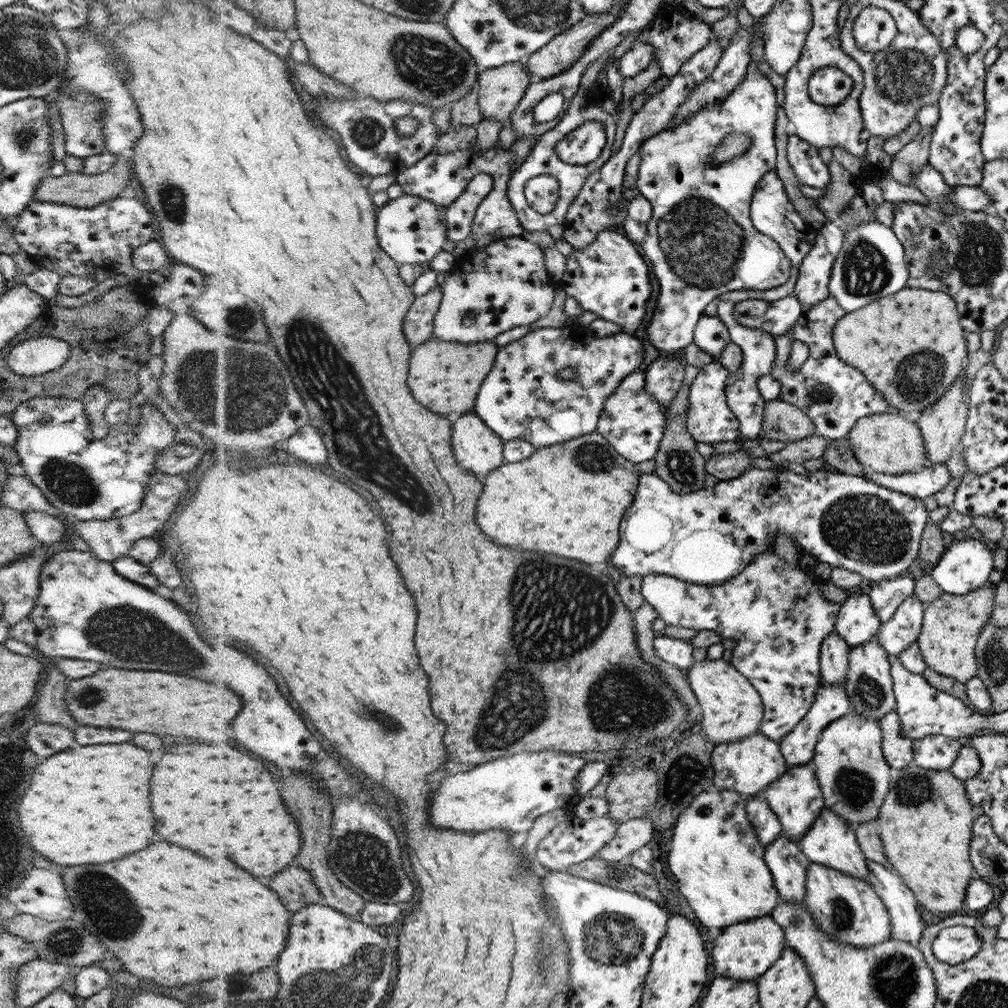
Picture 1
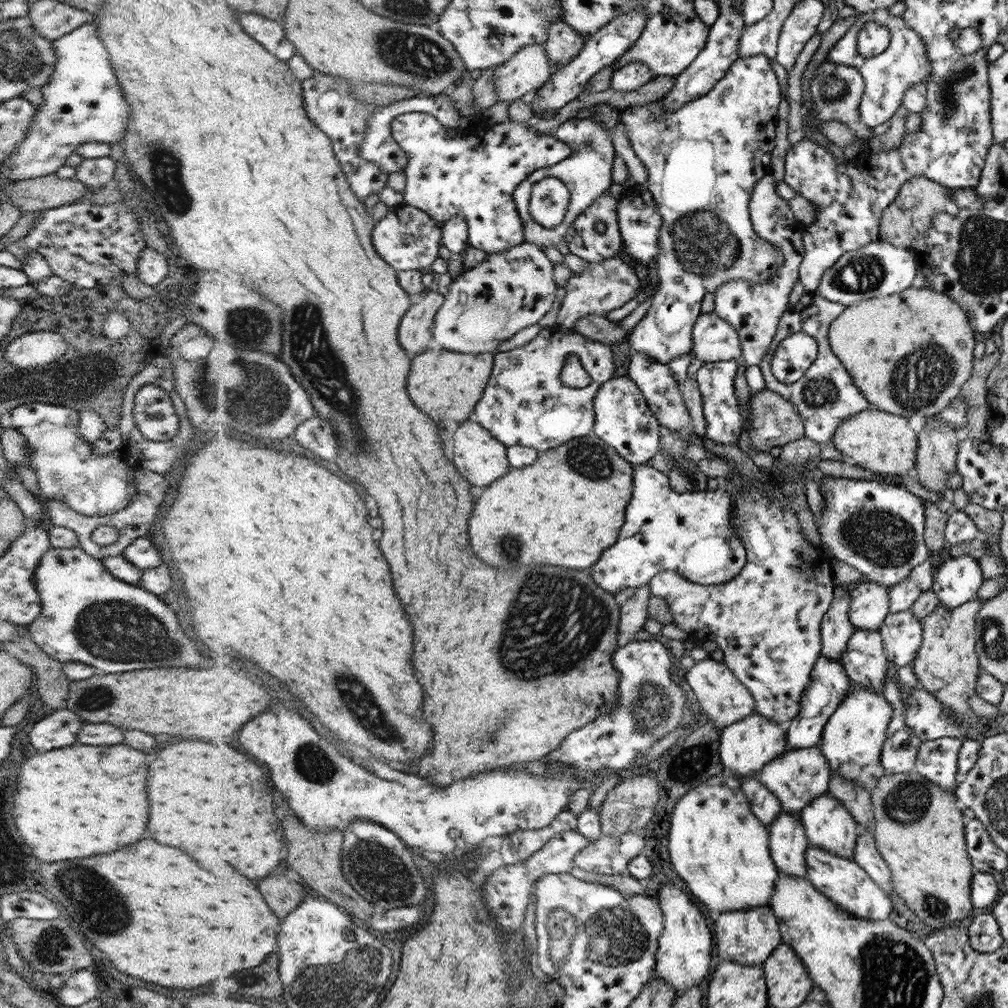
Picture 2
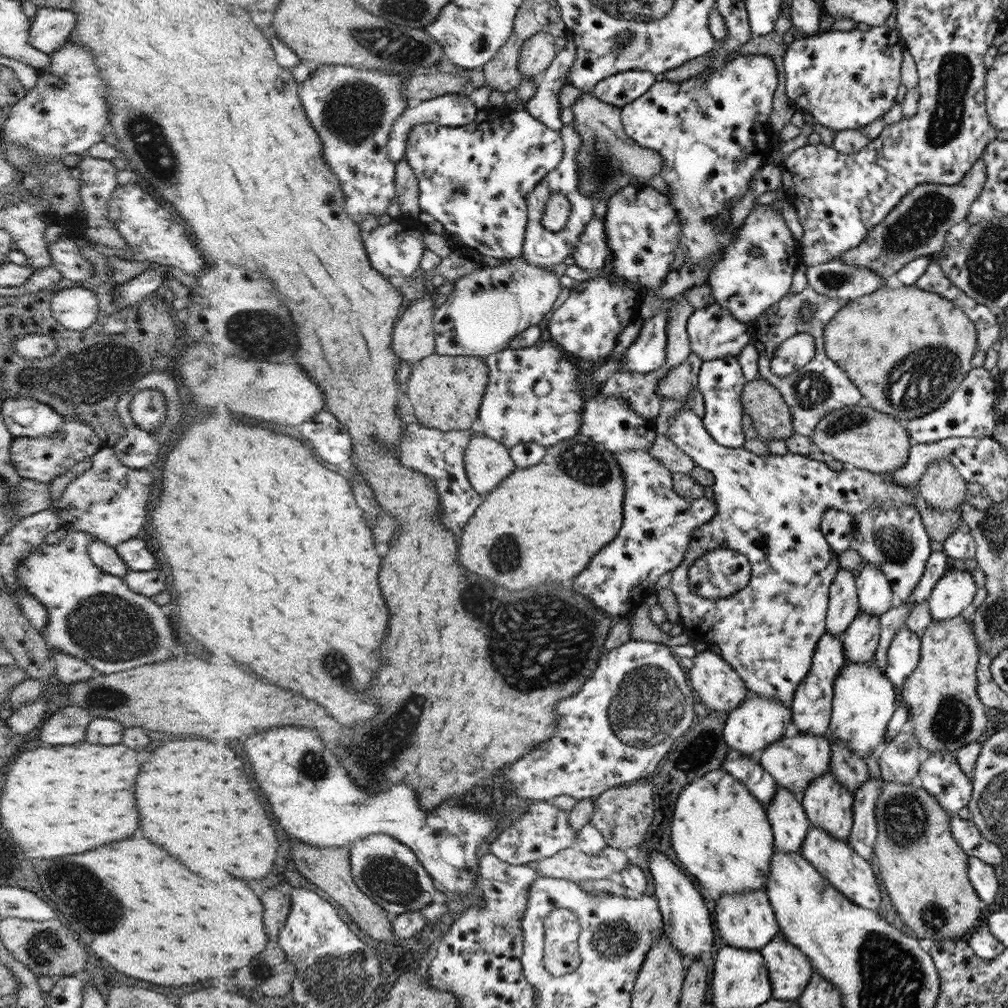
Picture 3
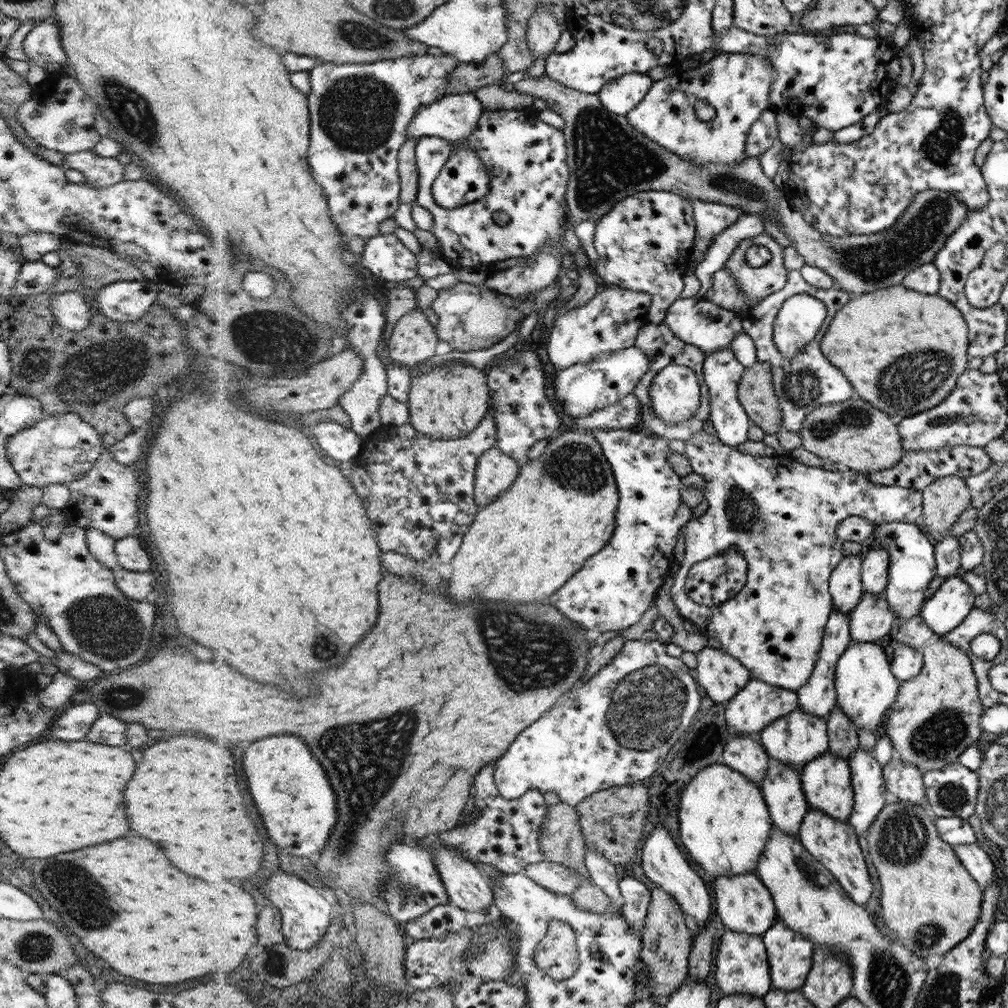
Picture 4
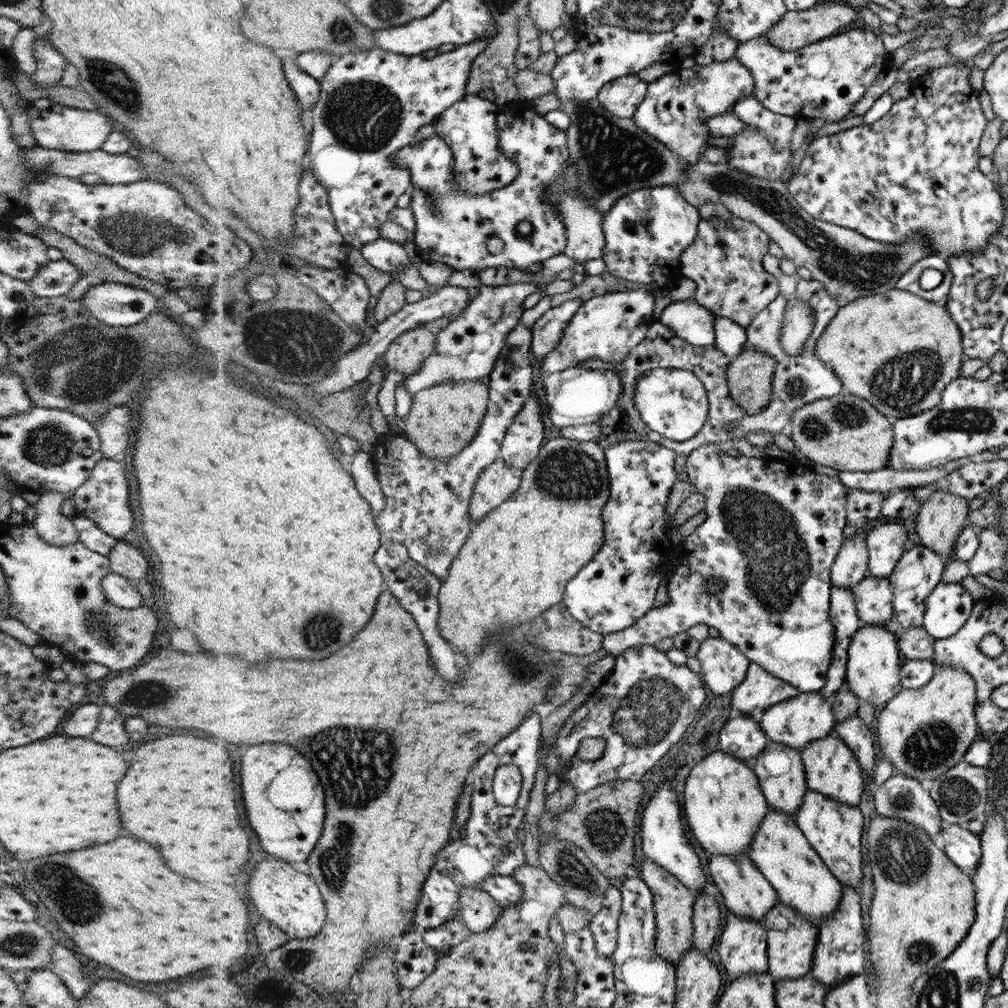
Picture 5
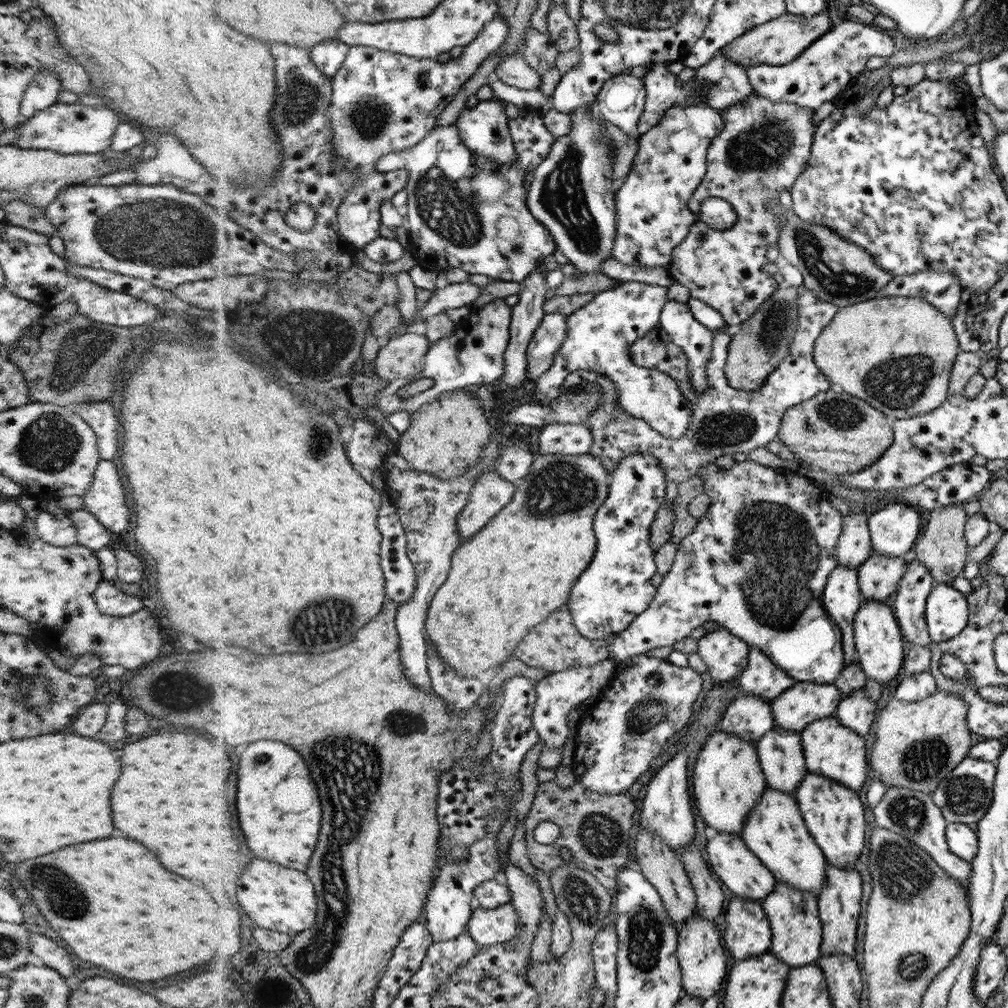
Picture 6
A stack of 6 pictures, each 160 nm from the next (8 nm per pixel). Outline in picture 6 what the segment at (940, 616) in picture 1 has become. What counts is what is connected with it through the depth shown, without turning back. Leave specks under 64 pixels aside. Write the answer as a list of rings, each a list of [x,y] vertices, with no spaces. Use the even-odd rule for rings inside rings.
[[[937,688],[934,692],[926,700],[918,702],[890,699],[880,715],[876,716],[876,734],[874,734],[876,740],[872,748],[871,769],[875,772],[875,777],[886,784],[887,788],[897,786],[931,795],[968,756],[968,750],[972,746],[972,736],[967,724],[969,707],[967,701],[963,700],[962,696],[957,696],[955,692],[947,692],[947,689]]]

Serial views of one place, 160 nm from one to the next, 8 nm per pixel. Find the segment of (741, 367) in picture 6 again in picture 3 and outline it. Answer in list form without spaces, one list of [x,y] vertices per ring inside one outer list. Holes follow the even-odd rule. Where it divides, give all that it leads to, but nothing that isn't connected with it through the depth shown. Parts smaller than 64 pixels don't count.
[[[758,378],[747,382],[741,394],[741,402],[745,407],[745,411],[753,420],[753,427],[759,434],[758,438],[764,442],[778,440],[779,438],[786,440],[795,434],[794,414],[791,412],[790,406],[780,395],[779,390],[770,381]]]

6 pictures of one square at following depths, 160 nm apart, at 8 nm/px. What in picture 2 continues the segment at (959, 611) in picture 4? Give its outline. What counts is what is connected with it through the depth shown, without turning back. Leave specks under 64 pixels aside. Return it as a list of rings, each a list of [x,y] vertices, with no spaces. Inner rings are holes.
[[[969,555],[950,556],[934,571],[932,590],[942,607],[963,607],[976,599],[985,577],[979,561]]]

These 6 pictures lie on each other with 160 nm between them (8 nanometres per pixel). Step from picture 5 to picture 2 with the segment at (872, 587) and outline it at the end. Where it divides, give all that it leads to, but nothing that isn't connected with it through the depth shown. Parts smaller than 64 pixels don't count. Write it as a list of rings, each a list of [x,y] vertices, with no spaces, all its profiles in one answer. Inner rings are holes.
[[[855,629],[839,658],[854,685],[882,693],[890,660],[879,631]]]

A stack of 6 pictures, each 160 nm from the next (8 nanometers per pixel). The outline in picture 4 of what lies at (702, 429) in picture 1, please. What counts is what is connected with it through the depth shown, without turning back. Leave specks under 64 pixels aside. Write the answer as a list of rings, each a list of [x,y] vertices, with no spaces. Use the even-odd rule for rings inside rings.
[[[724,349],[705,356],[703,364],[704,382],[709,388],[711,418],[710,425],[714,426],[717,435],[721,441],[727,445],[736,447],[748,440],[748,431],[751,419],[747,415],[742,402],[739,401],[738,386],[742,380],[741,374],[745,367],[736,360],[734,354],[729,349]]]

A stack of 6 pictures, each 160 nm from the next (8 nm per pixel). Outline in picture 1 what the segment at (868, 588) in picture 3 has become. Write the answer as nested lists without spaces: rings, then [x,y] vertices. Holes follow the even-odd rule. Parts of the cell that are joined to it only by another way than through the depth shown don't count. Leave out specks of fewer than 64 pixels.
[[[865,593],[847,598],[839,605],[839,616],[835,631],[848,643],[850,648],[874,640],[882,621],[872,608],[870,596]]]

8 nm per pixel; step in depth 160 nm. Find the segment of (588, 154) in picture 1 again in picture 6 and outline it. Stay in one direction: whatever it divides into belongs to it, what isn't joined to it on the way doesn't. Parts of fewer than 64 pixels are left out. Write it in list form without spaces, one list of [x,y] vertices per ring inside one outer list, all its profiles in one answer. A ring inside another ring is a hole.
[[[540,110],[521,111],[520,116],[508,119],[508,122],[513,147],[517,154],[515,161],[509,167],[473,154],[464,146],[458,125],[435,128],[426,140],[414,148],[393,152],[380,160],[379,169],[382,172],[411,170],[407,186],[409,204],[406,213],[414,241],[412,252],[424,268],[442,273],[456,267],[464,269],[470,275],[486,275],[490,280],[522,282],[540,261],[552,258],[556,249],[555,239],[550,229],[540,224],[527,207],[526,180],[528,174],[532,174],[534,168],[552,152],[557,137],[546,127]],[[504,214],[514,216],[516,222],[520,224],[520,236],[512,242],[506,242],[496,232],[496,220]]]

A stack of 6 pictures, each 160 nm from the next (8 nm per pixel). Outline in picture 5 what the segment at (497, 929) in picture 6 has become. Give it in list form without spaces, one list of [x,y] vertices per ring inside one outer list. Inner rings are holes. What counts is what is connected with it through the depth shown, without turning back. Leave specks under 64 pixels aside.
[[[469,886],[463,888],[461,914],[471,933],[490,931],[501,918],[503,911],[503,905],[487,892]]]

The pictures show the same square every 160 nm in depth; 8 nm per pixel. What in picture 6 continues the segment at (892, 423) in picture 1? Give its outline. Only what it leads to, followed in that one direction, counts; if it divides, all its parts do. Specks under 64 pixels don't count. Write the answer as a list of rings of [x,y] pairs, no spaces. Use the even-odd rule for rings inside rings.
[[[832,389],[828,392],[820,393],[815,399],[806,400],[804,403],[788,409],[782,418],[778,438],[782,441],[782,444],[785,444],[788,447],[790,452],[794,455],[798,455],[800,462],[811,467],[820,468],[832,476],[846,476],[848,474],[856,474],[856,472],[864,471],[864,468],[871,467],[887,453],[888,447],[892,444],[892,426],[890,426],[890,422],[888,422],[886,415],[883,412],[878,412],[875,406],[867,404],[867,402],[864,402],[864,400],[861,400],[859,397],[850,396],[850,394],[842,392],[842,390]]]

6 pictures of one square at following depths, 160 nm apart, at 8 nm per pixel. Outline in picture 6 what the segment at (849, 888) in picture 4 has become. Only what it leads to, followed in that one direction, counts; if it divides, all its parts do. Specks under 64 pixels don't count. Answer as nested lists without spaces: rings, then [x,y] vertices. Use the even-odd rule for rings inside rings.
[[[808,772],[794,792],[794,798],[798,801],[811,836],[826,854],[827,864],[836,868],[853,867],[866,838],[866,810],[856,791],[821,774]]]

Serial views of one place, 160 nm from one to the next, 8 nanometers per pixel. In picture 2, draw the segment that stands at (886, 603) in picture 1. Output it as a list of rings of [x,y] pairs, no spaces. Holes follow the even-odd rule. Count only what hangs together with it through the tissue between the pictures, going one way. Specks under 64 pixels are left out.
[[[925,560],[902,582],[887,587],[890,612],[898,613],[911,609],[920,595],[932,588],[935,575],[932,563],[931,560]]]

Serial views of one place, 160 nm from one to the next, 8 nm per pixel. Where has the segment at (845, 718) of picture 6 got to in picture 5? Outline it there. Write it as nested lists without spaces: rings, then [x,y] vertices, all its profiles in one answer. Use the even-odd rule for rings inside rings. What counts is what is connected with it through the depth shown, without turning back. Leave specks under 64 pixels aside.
[[[858,714],[852,715],[846,720],[835,723],[834,734],[840,736],[855,752],[860,764],[863,765],[863,774],[866,780],[874,780],[874,742],[870,727],[858,717]]]

